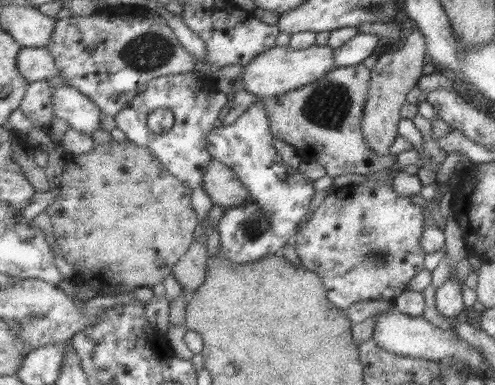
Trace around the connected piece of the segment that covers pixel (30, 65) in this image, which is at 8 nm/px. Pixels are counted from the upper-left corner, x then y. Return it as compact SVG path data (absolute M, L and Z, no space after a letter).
M21 47L17 52L16 61L19 75L29 84L59 76L59 71L46 48Z

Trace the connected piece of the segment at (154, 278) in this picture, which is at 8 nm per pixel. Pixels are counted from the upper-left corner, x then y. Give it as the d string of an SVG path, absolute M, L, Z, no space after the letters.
M111 139L79 156L63 154L63 162L59 195L46 206L44 212L50 218L60 255L72 265L74 272L83 280L106 279L83 286L89 286L99 296L115 296L127 292L133 294L138 287L151 289L163 283L172 266L193 241L193 230L199 220L191 208L192 188L175 178L147 148L137 146L128 139L123 142Z

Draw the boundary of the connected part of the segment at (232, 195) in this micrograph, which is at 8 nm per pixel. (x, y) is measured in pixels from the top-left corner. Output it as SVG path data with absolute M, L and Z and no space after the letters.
M213 158L208 160L201 175L200 186L214 205L229 208L249 200L247 189L226 164Z

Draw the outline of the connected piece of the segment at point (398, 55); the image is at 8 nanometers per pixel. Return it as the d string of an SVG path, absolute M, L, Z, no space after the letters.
M414 27L394 51L378 56L375 65L370 69L368 95L364 100L360 120L365 147L371 149L375 155L383 157L389 156L389 147L397 136L396 124L401 118L399 108L409 98L409 92L417 85L417 80L423 76L422 67L427 60L424 38Z

